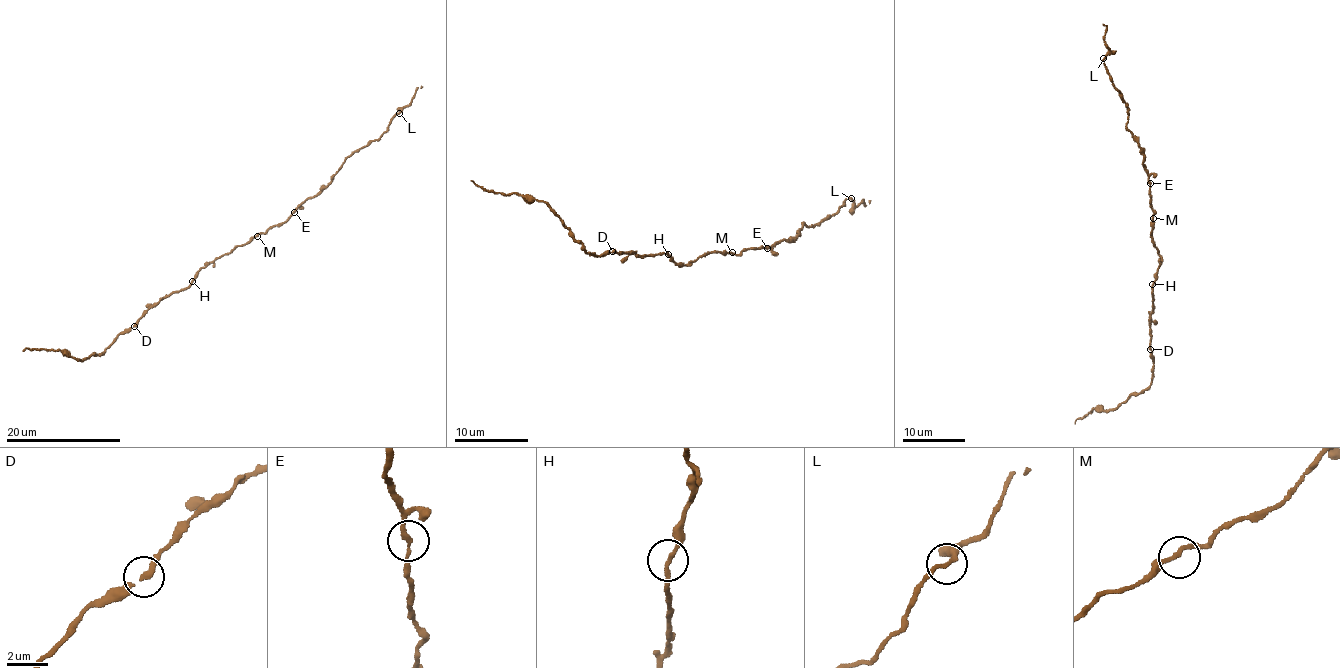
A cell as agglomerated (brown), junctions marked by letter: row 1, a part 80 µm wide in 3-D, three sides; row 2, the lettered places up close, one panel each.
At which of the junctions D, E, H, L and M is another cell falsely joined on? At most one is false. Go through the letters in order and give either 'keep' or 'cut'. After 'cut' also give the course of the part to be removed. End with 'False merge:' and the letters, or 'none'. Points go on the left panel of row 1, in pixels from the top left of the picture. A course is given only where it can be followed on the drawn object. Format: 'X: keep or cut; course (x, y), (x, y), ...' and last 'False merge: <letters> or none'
D: keep
E: keep
H: keep
L: keep
M: keep
False merge: none

